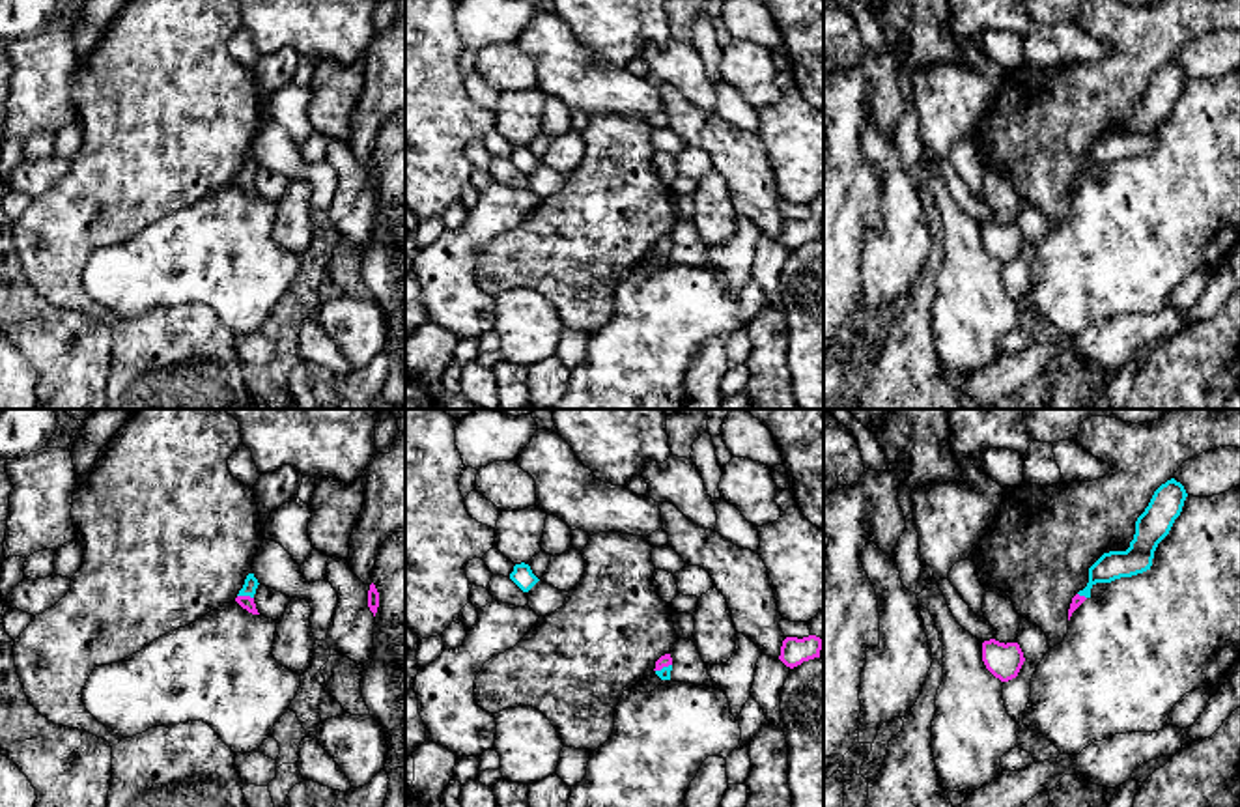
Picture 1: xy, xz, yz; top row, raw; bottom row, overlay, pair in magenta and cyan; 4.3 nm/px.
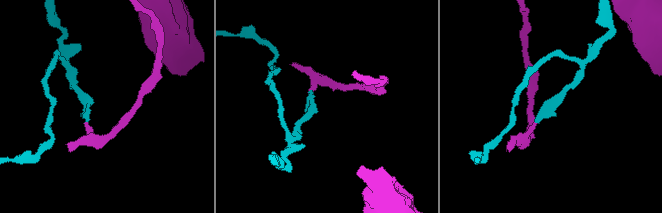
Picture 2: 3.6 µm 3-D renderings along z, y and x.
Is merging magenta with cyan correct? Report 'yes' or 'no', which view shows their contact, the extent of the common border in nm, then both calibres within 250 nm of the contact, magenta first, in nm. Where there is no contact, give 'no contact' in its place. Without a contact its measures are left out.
yes | xy | 70 nm | 60/60 nm

